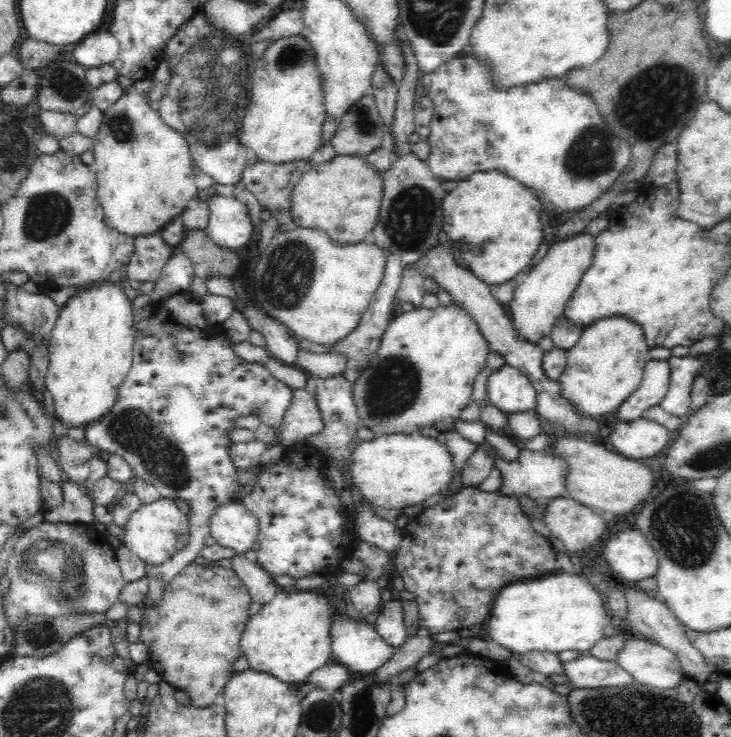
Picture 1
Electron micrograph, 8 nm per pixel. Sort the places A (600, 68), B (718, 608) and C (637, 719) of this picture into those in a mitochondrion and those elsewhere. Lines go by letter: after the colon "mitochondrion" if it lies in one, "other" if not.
A: other
B: other
C: mitochondrion

